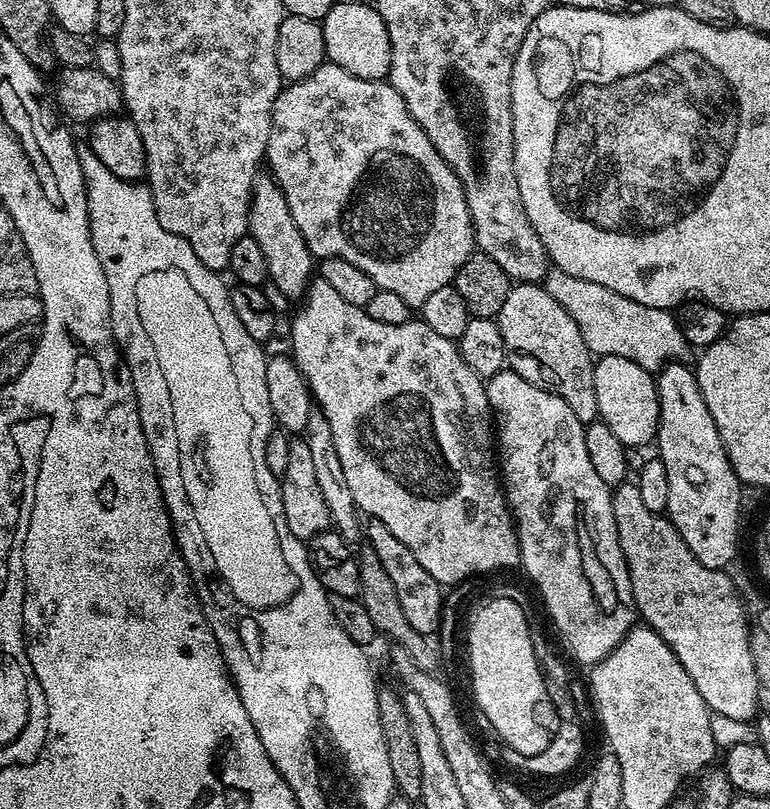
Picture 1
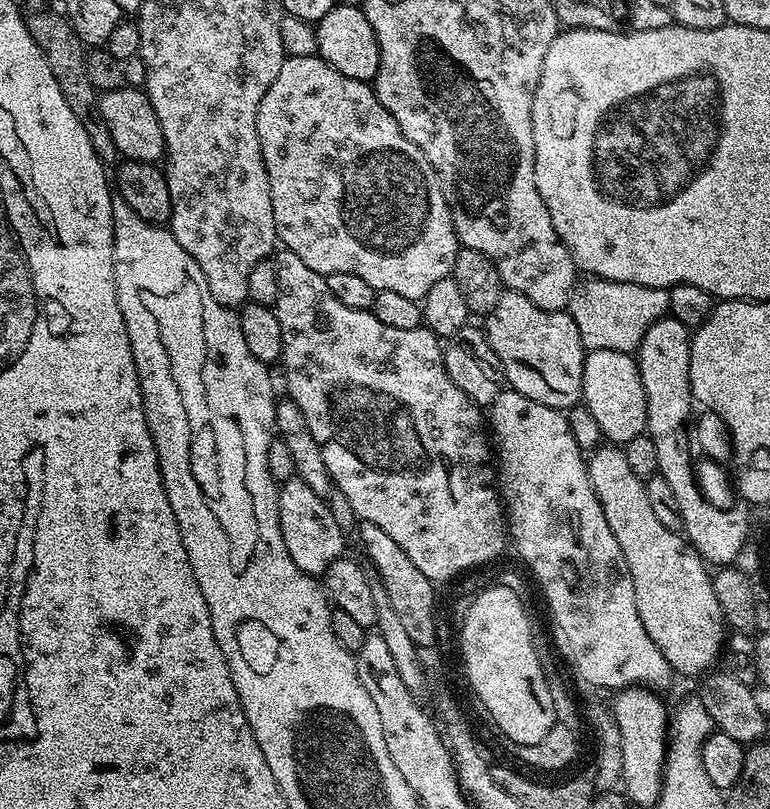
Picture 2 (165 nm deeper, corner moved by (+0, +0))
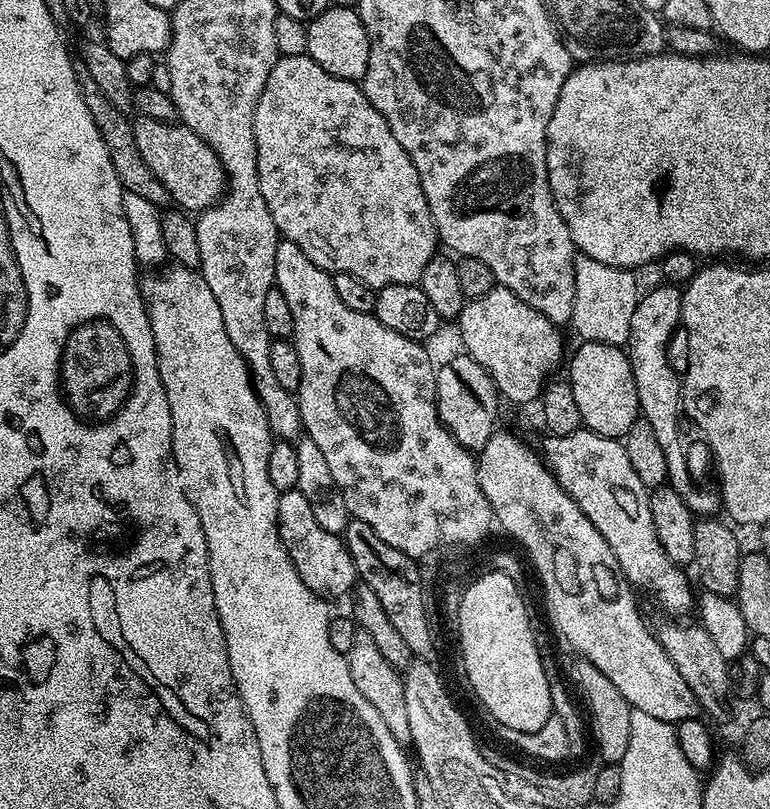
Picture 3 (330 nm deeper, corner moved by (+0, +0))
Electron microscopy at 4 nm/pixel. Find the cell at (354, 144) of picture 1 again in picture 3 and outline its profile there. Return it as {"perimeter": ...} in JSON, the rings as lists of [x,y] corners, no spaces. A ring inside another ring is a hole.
{"perimeter":[[[307,54],[302,56],[280,56],[270,70],[270,78],[266,78],[266,86],[262,86],[262,94],[254,110],[254,138],[258,150],[258,182],[262,186],[262,198],[266,198],[266,206],[270,206],[270,218],[274,218],[274,226],[280,231],[283,239],[294,242],[314,266],[326,273],[341,272],[354,274],[354,278],[362,278],[377,290],[391,284],[415,284],[420,279],[422,270],[432,261],[438,252],[438,237],[434,218],[430,214],[430,206],[426,194],[422,190],[422,182],[418,178],[418,170],[414,170],[414,162],[410,162],[410,154],[398,146],[398,138],[390,134],[390,126],[378,110],[366,98],[363,87],[355,80],[334,78],[334,74],[326,74],[318,62],[311,60]]]}

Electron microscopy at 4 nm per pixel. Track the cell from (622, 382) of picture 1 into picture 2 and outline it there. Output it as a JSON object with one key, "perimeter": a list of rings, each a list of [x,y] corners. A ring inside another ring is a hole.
{"perimeter":[[[594,350],[584,358],[582,370],[582,404],[594,414],[604,440],[616,446],[630,442],[630,438],[645,435],[646,390],[642,386],[642,374],[637,357],[631,352],[618,350]]]}

